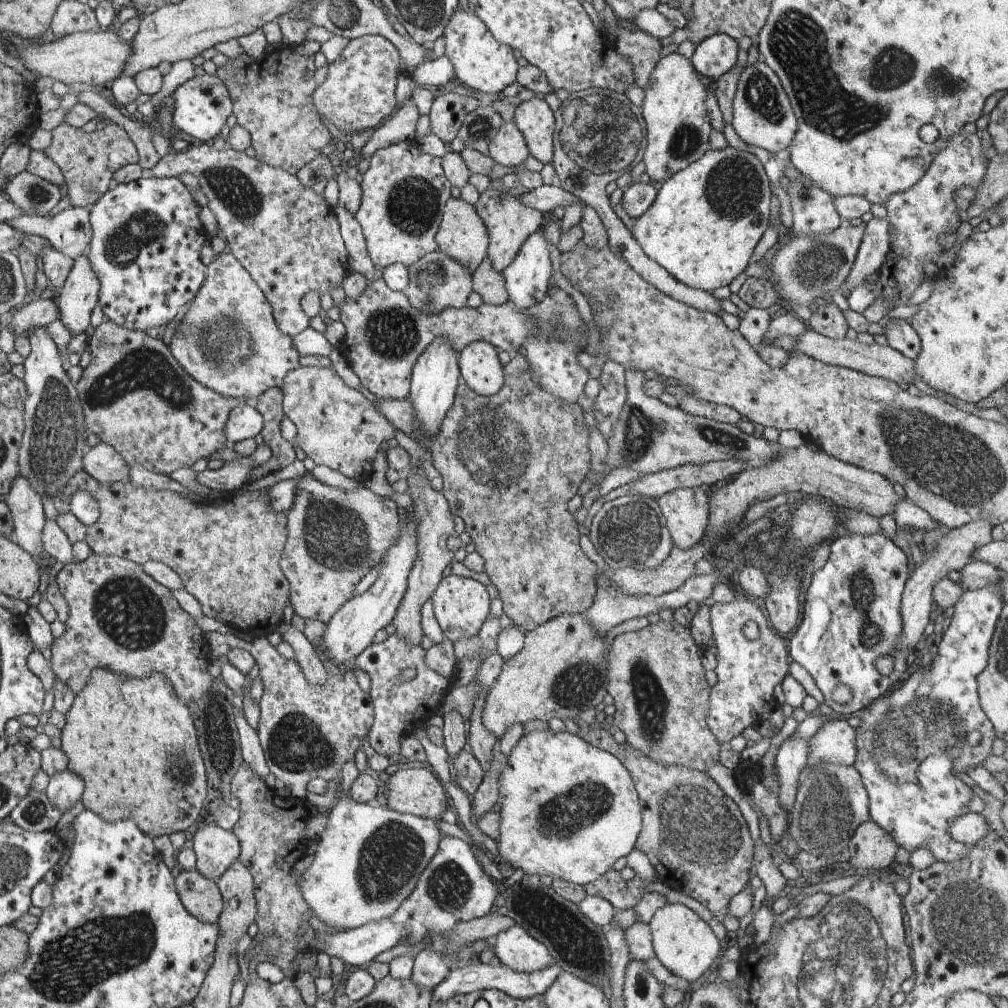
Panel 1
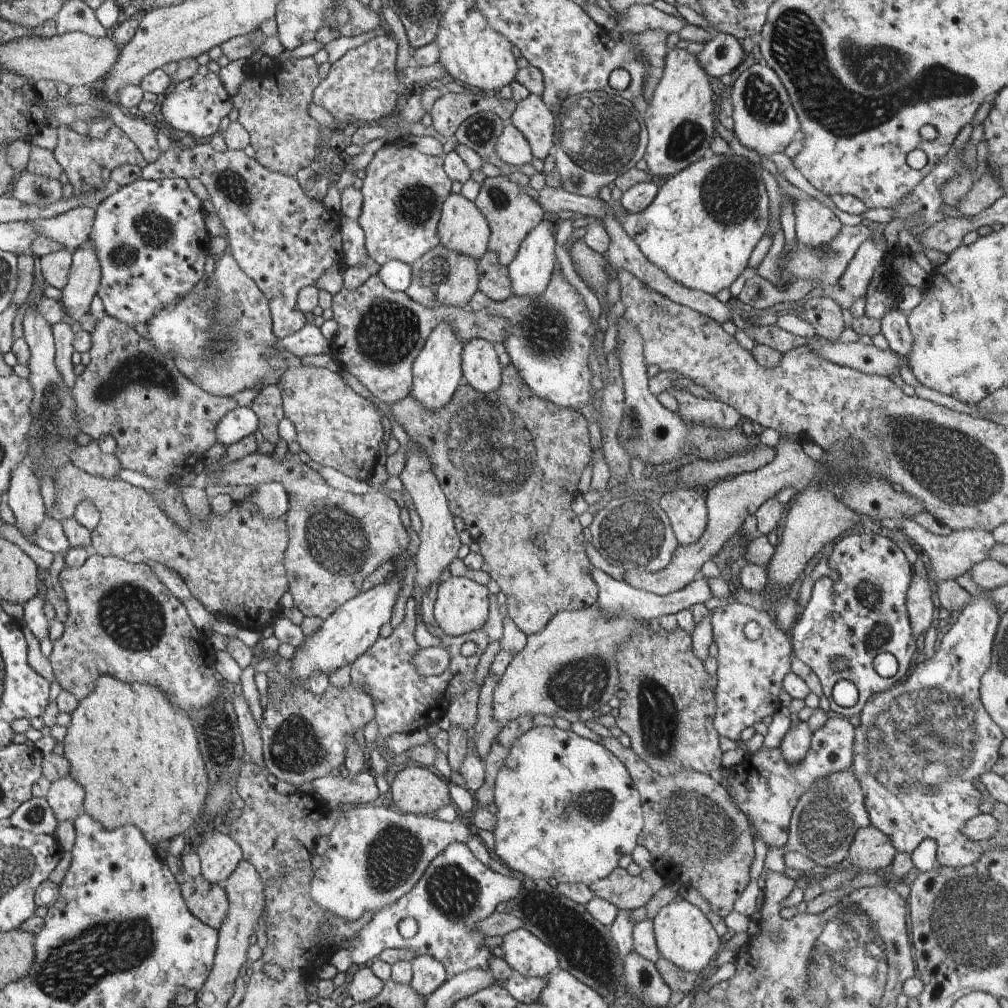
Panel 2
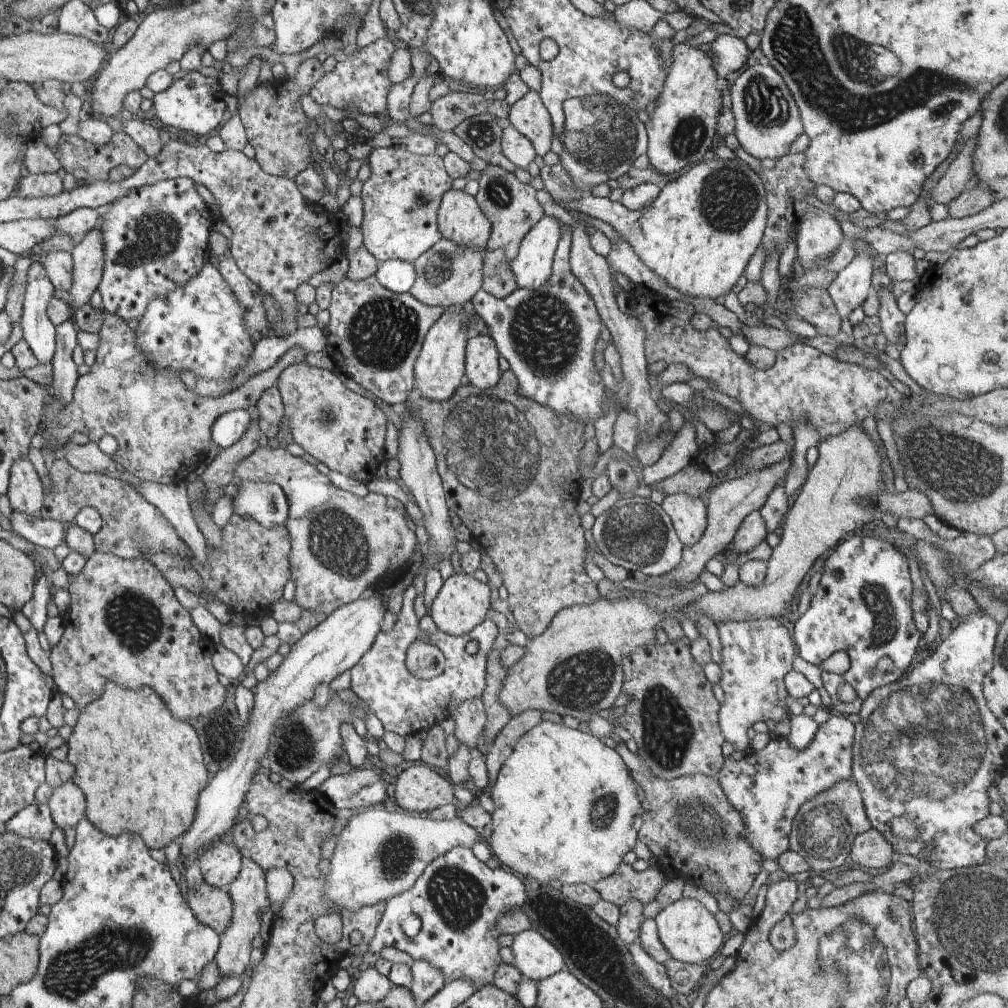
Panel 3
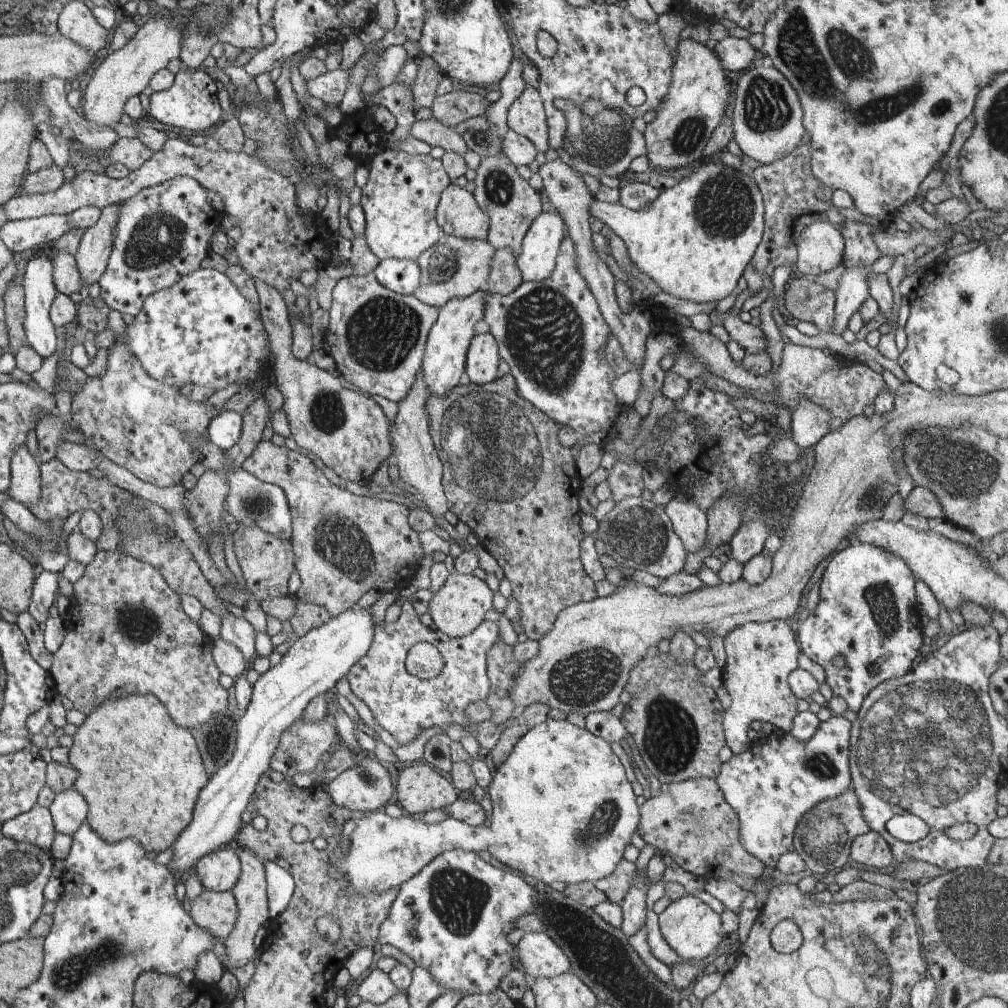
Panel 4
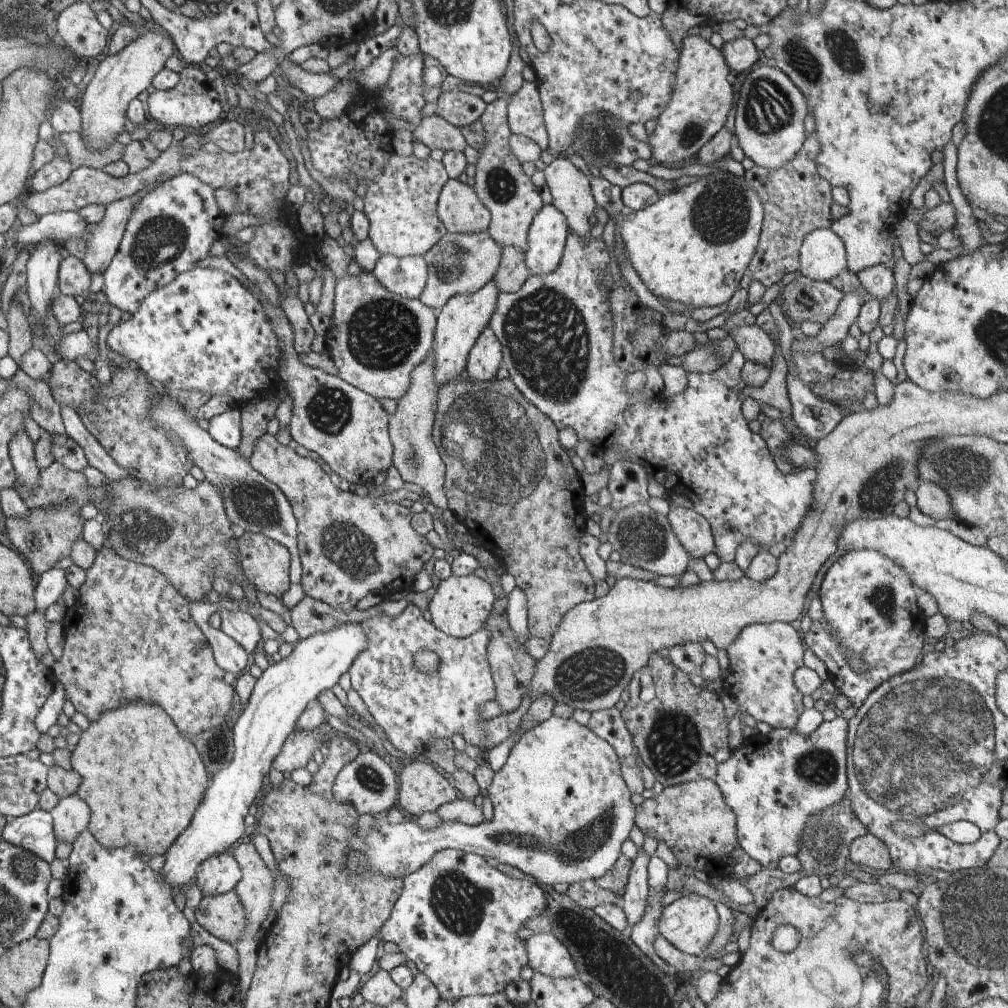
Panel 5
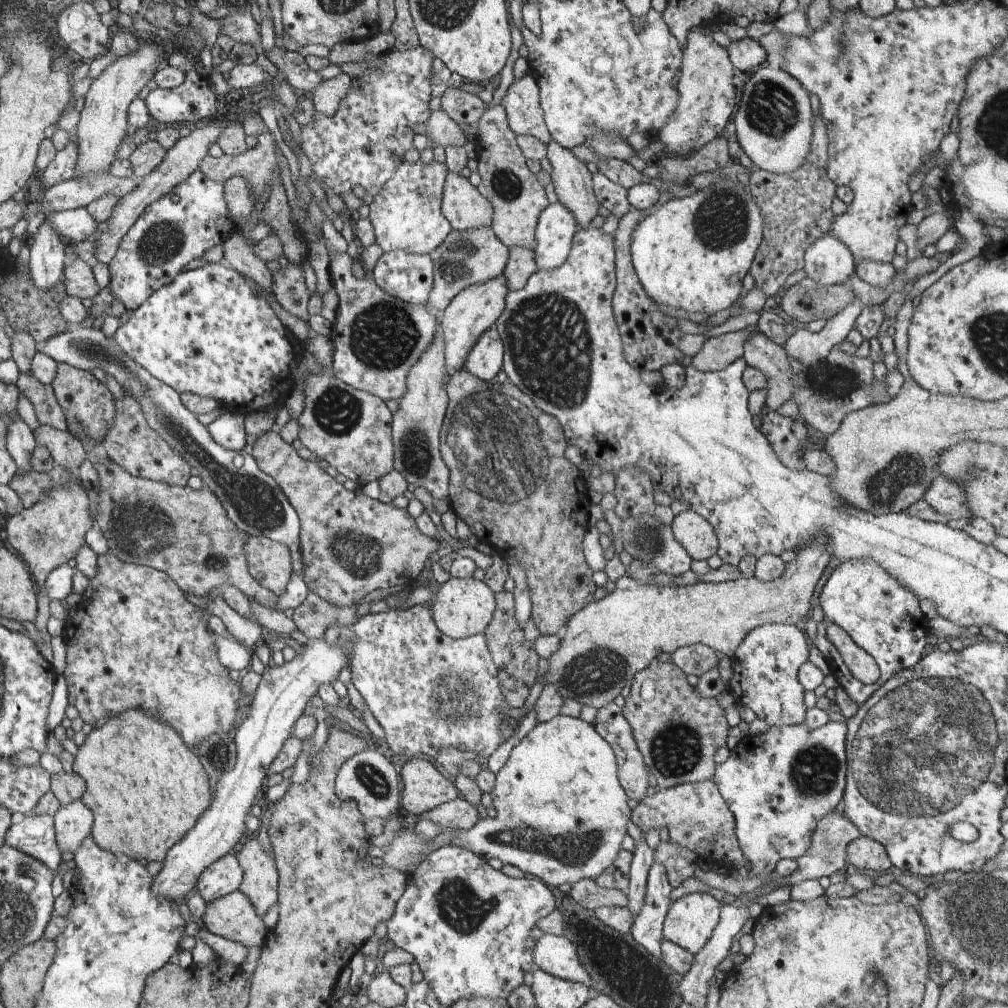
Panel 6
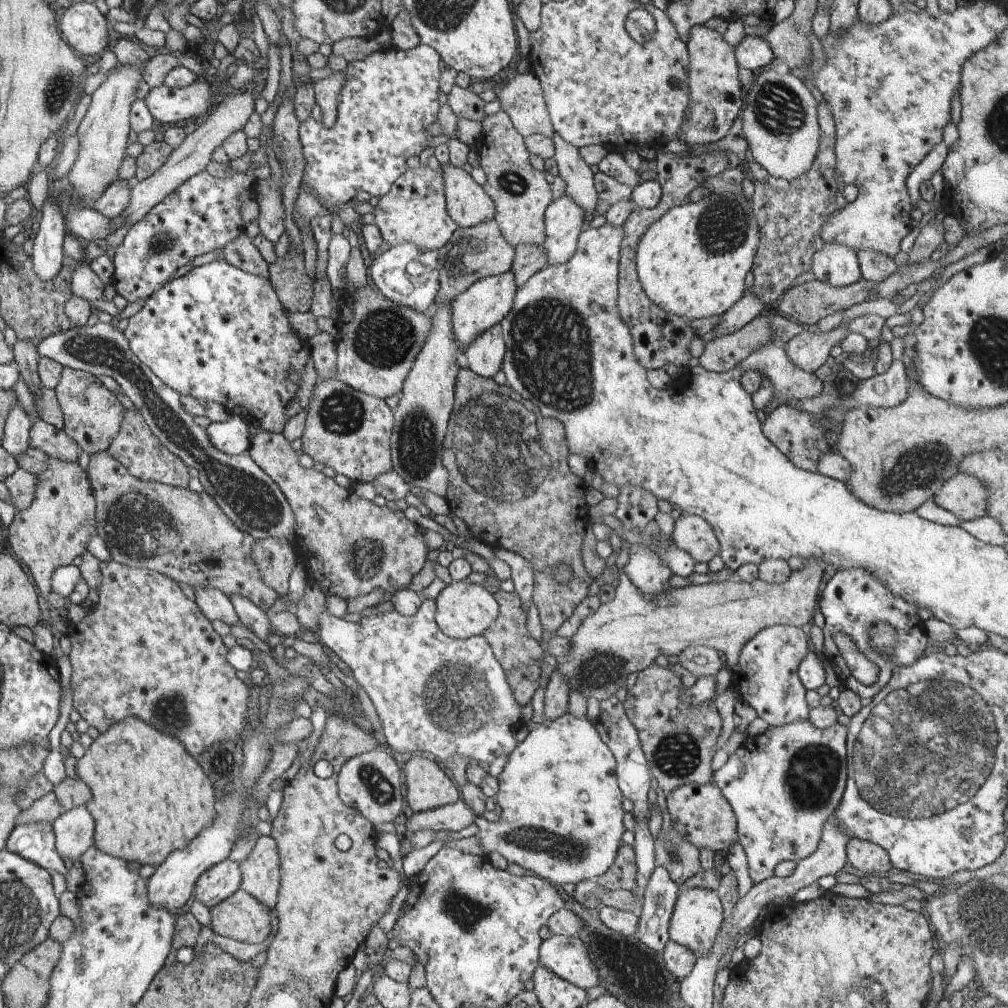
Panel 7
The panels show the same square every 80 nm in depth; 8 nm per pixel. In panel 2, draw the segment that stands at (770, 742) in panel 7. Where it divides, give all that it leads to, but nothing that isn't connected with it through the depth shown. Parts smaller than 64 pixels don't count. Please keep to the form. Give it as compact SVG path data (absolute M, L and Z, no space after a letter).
M829 713L828 719L810 736L810 745L798 763L789 764L779 747L759 749L755 756L755 772L751 774L749 764L739 763L725 767L724 781L728 794L741 812L744 812L749 826L755 828L757 836L766 848L781 848L787 840L787 825L793 808L805 792L811 793L815 784L831 773L846 771L852 763L854 728L846 717Z

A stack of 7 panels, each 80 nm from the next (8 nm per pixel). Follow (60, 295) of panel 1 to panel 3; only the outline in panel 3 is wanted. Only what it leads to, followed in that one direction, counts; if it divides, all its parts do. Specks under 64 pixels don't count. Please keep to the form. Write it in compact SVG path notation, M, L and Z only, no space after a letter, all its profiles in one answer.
M97 226L86 232L71 249L73 272L68 292L71 295L69 306L73 311L85 304L96 290L104 267L103 253L102 232Z

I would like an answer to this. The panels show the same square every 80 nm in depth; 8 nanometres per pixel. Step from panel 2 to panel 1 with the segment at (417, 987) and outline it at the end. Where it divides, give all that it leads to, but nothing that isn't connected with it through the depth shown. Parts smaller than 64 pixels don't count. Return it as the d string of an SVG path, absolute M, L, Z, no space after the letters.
M423 949L412 958L412 973L409 980L425 990L439 985L449 973L443 956L431 949Z

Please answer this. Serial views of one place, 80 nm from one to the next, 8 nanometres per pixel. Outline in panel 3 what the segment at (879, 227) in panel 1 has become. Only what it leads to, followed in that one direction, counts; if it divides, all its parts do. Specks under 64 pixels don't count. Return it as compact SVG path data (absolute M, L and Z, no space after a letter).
M865 246L836 275L826 291L836 308L840 318L848 318L848 314L859 307L867 298L867 290L871 284L871 264L873 264L874 247Z

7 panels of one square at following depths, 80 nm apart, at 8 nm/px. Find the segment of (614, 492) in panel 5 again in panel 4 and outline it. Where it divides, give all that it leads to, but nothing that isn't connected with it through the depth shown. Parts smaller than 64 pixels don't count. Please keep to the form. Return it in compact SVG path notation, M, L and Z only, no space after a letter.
M615 461L606 477L611 497L614 502L623 498L637 498L643 492L641 471L643 467L637 463L626 464L625 461Z

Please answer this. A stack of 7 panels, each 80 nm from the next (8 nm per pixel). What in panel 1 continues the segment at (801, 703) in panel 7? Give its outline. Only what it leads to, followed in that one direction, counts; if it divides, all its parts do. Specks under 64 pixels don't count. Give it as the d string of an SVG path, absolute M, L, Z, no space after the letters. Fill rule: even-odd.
M751 599L735 600L729 602L714 602L709 609L709 622L712 630L711 644L715 646L716 682L710 688L706 723L711 734L717 742L727 742L734 736L741 734L747 727L754 727L759 721L761 714L771 712L778 705L773 697L773 688L777 686L787 674L787 640L779 636L779 633L768 623L766 606ZM751 620L757 624L759 636L755 640L747 640L741 633L743 623Z

